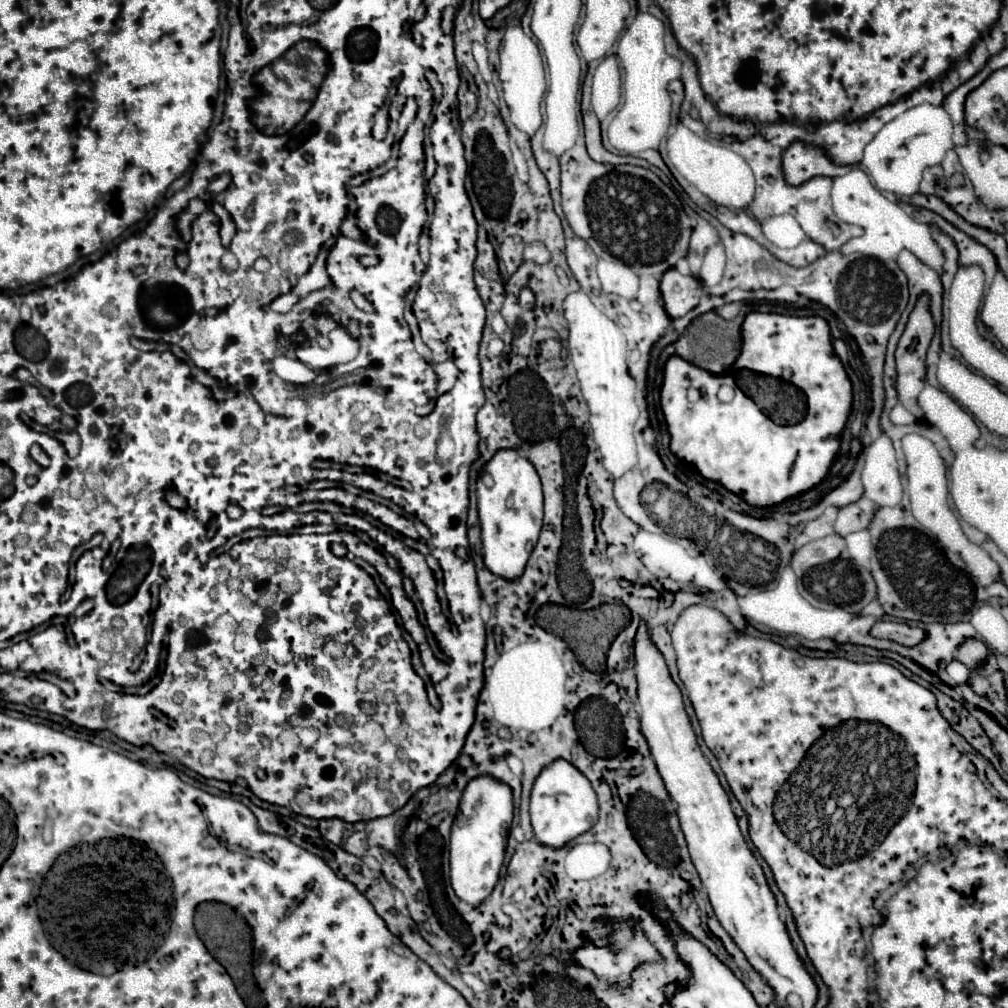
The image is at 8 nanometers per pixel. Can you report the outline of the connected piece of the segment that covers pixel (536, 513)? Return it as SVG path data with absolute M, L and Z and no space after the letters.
M499 450L491 462L487 462L485 476L491 478L491 484L483 478L477 482L483 562L495 576L517 580L527 566L543 524L541 482L531 462L517 450Z

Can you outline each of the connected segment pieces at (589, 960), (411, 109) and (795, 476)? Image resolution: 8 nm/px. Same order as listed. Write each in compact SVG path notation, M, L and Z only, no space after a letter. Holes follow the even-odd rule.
M639 924L633 932L623 932L611 946L605 946L605 948L595 948L593 944L585 944L583 948L575 950L573 952L573 962L577 962L579 966L583 968L589 968L597 974L597 978L605 984L611 984L611 982L617 982L621 986L627 986L629 984L629 978L631 978L631 972L635 970L635 966L639 962L655 962L659 960L659 952L655 950L655 946L645 938L645 934L639 930Z
M412 97L408 98L401 112L401 118L398 121L413 121L417 114L417 107L416 100Z
M747 314L741 330L743 348L739 368L797 384L807 397L807 414L799 424L779 426L735 386L731 376L715 376L671 356L665 364L661 410L671 432L671 452L693 464L703 478L723 484L751 506L773 506L817 486L829 472L839 438L851 412L851 380L831 346L829 326L819 316ZM723 384L735 390L735 398L723 404L717 392Z

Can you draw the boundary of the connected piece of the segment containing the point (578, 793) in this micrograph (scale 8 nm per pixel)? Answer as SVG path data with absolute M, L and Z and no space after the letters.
M555 760L551 768L545 768L543 774L533 784L531 792L531 826L535 840L551 848L561 848L569 840L587 832L599 818L597 796L591 782L567 760Z

